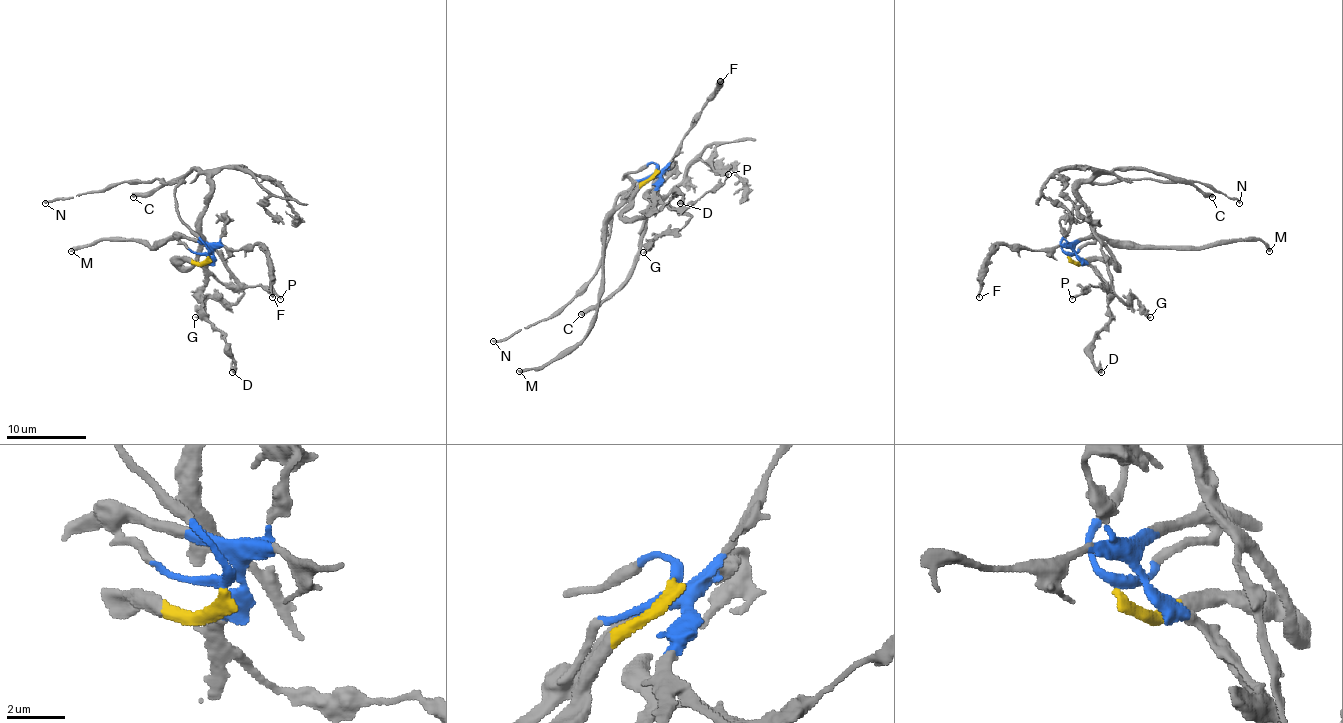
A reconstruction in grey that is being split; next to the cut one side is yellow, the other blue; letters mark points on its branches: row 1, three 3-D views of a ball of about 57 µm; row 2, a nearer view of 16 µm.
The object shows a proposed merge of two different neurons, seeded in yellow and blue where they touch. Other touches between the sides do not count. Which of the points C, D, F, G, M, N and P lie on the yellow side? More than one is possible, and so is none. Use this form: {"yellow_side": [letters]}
{"yellow_side": ["C", "G"]}

